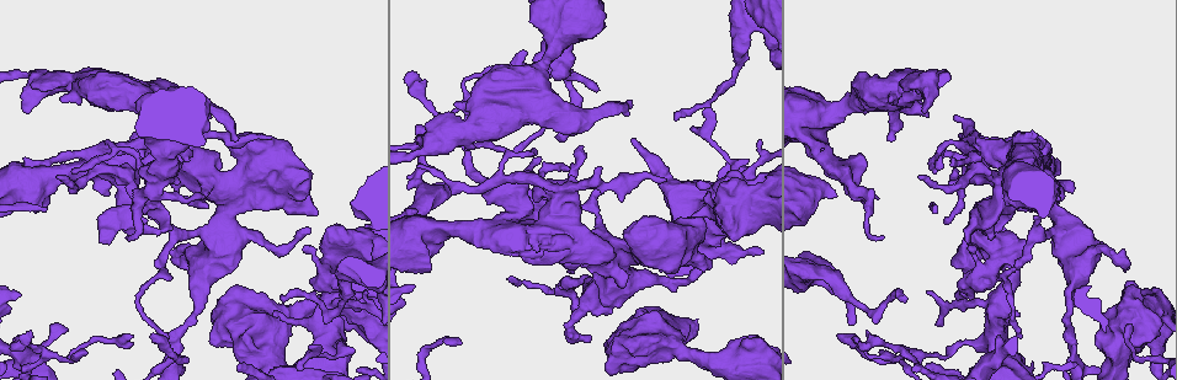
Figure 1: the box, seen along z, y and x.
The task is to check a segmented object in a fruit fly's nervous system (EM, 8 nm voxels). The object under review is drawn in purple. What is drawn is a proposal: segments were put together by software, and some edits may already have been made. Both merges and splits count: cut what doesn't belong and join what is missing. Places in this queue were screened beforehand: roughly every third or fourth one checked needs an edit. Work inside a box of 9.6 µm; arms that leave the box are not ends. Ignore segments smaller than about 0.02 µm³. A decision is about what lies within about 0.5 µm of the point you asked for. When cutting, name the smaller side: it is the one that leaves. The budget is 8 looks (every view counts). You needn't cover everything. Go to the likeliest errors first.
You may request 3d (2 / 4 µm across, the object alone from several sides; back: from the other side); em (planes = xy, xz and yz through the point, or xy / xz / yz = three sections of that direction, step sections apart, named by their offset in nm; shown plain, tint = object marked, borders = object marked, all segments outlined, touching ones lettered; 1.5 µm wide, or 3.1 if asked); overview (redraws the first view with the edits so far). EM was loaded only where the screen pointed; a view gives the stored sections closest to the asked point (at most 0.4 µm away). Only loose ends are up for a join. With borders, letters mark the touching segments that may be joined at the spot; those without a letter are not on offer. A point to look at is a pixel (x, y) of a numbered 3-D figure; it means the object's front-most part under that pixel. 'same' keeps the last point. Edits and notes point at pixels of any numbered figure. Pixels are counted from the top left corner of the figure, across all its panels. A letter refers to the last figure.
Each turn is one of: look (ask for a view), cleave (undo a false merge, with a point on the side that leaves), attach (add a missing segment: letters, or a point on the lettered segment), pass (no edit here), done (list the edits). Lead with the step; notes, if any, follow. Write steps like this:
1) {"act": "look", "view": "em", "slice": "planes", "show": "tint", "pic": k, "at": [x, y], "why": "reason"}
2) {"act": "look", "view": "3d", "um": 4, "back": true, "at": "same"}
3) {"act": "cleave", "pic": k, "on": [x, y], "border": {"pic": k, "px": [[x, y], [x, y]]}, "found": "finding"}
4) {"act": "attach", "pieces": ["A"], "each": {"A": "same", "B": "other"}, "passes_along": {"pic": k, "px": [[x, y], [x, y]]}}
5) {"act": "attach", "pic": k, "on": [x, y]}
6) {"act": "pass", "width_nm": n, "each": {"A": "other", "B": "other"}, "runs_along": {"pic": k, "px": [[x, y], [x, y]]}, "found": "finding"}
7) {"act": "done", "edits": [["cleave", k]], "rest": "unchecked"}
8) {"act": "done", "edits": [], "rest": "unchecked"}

{"act": "look", "view": "em", "slice": "yz", "step": 4, "show": "borders", "pic": 1, "at": [632, 141], "why": "an open end"}

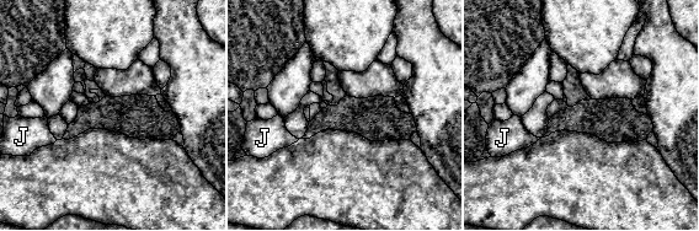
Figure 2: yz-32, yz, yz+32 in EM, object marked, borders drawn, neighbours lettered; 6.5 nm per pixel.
{"act": "look", "view": "em", "slice": "planes", "show": "borders", "at": "same", "why": "another direction"}

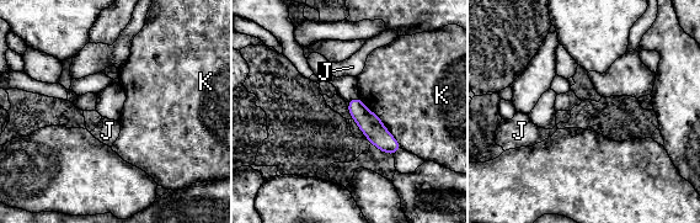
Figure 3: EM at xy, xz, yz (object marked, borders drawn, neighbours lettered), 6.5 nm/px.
{"act": "pass", "each": {"J": "other", "K": "other"}, "runs_along": {"pic": 3, "px": [[351, 104], [391, 145], [396, 147]]}, "found": "none of them fits"}

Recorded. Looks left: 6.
{"act": "look", "view": "3d", "um": 2, "pic": 1, "at": [629, 100], "why": "an open end"}

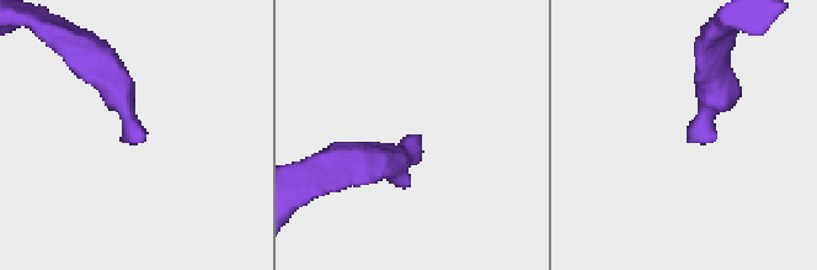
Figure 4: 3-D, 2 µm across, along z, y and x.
{"act": "look", "view": "em", "slice": "xy", "step": 4, "show": "borders", "pic": 4, "at": [136, 138]}

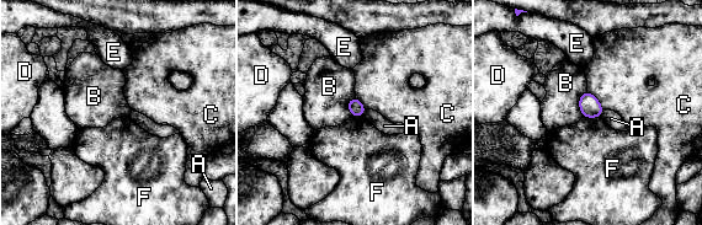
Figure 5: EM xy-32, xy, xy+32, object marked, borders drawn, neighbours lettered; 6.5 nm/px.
{"act": "pass", "each": {"A": "other", "B": "other", "C": "other", "D": "other", "E": "other", "F": "other"}, "border": {"pic": 5, "px": [[584, 116], [600, 117]]}, "found": "no lettered segment goes on from it"}

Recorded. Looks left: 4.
{"act": "look", "view": "3d", "um": 2, "pic": 1, "at": [970, 246], "why": "free end"}

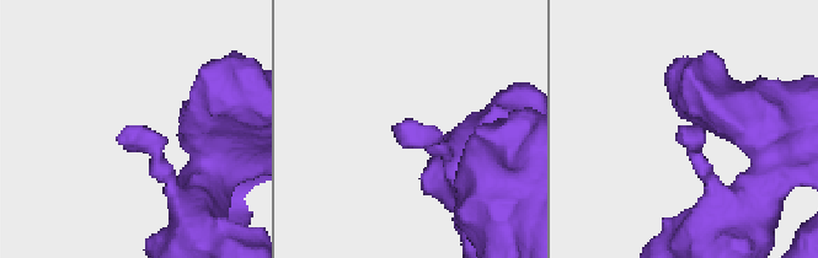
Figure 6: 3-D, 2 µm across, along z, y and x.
{"act": "look", "view": "em", "slice": "planes", "show": "borders", "pic": 6, "at": [681, 129]}

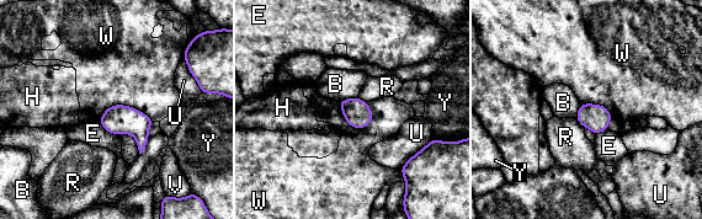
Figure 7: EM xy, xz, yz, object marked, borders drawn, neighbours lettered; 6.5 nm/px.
{"act": "pass", "width_nm": 170, "each": {"B": "other", "E": "other", "H": "other", "R": "other", "U": "other", "V": "other", "W": "other", "Y": "other"}, "border": {"pic": 7, "px": [[357, 96], [342, 99], [339, 102]]}, "found": "no lettered segment goes on from it"}

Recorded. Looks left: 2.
{"act": "done", "edits": [], "rest": "unchecked"}

